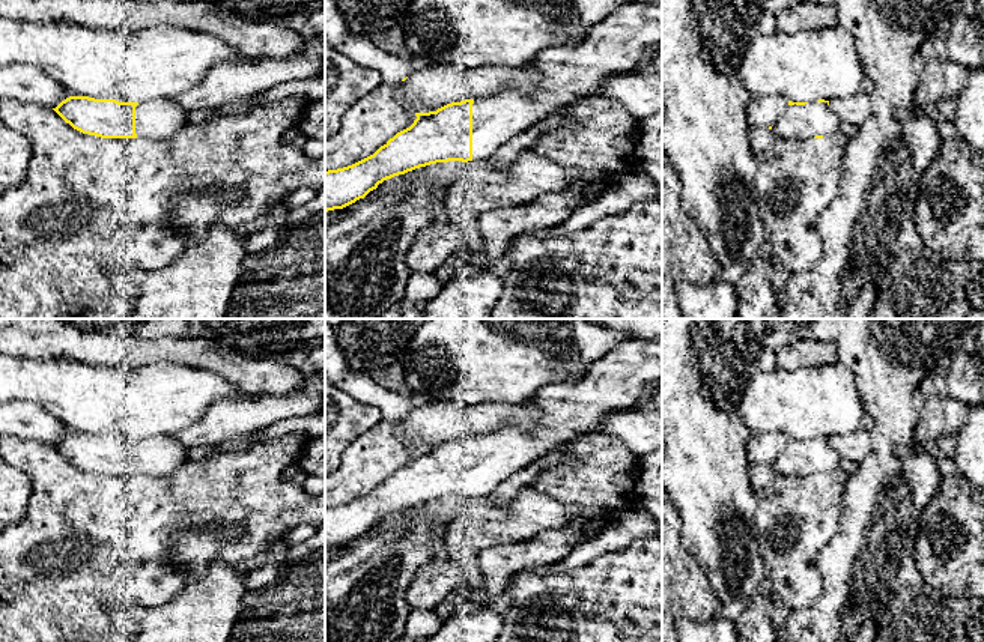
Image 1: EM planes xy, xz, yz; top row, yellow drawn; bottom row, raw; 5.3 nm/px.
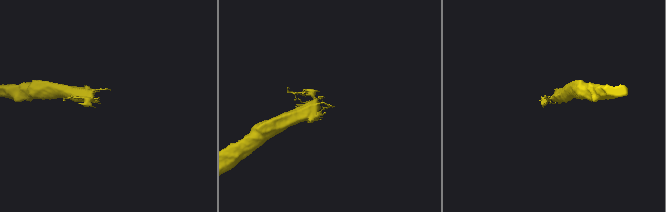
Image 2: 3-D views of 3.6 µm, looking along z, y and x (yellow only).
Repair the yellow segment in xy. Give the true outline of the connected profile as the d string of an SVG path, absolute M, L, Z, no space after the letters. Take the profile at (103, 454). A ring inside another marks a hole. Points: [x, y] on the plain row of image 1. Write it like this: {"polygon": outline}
{"polygon": "M69 433L53 445L74 466L101 475L169 477L188 463L187 447L175 436L119 439Z"}

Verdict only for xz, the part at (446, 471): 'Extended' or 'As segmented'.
Extended

